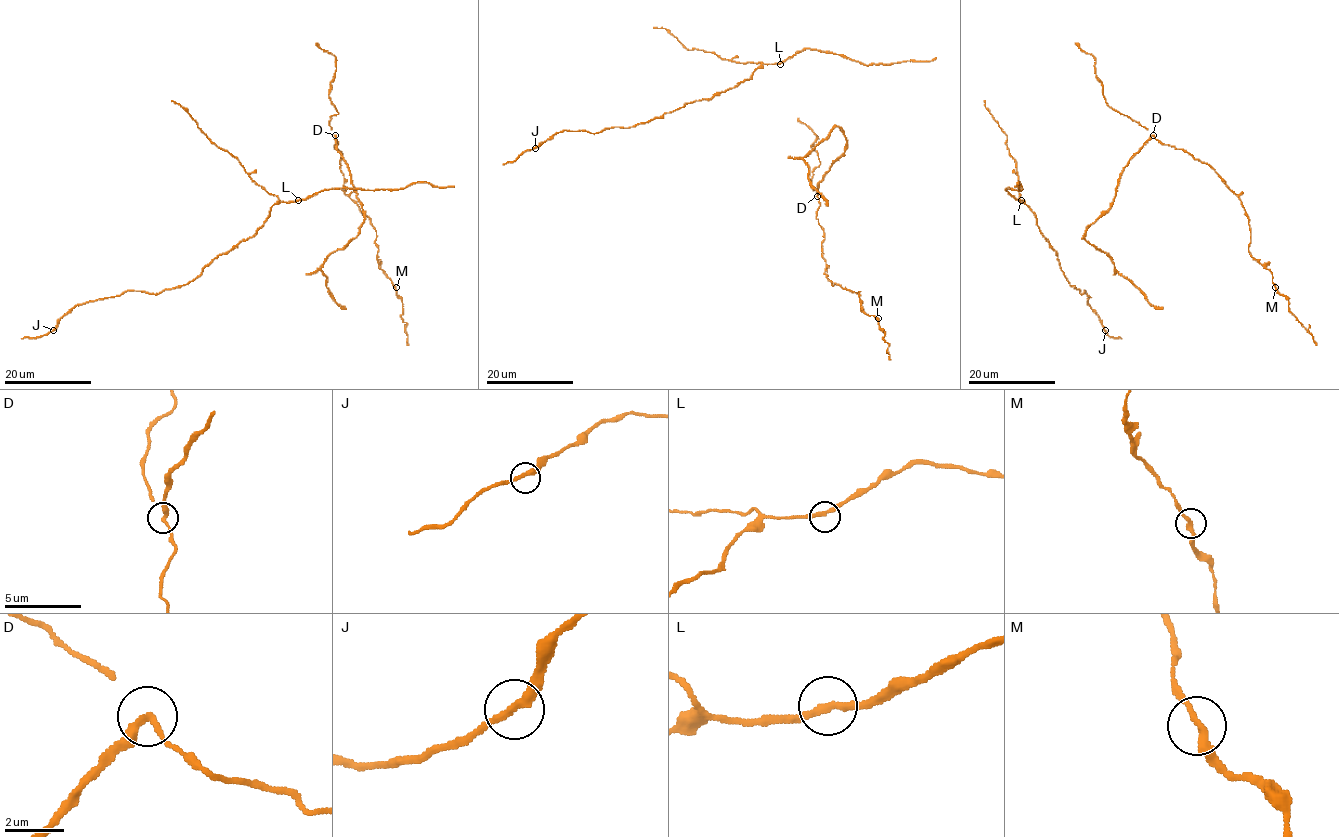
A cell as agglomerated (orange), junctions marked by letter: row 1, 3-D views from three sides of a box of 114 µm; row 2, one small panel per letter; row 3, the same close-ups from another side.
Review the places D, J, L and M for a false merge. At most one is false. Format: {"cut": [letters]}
{"cut": ["D"]}

